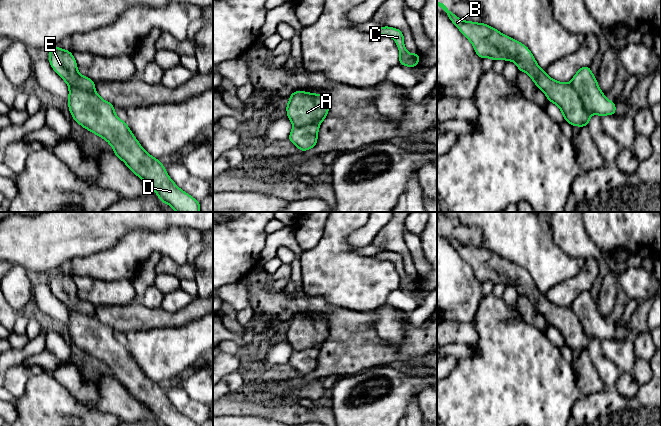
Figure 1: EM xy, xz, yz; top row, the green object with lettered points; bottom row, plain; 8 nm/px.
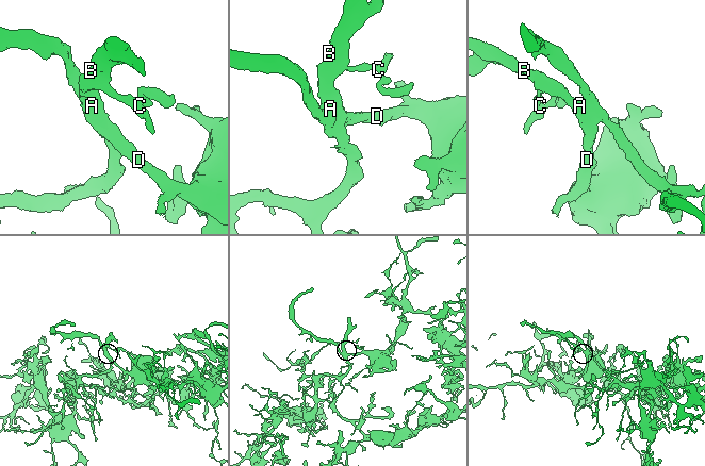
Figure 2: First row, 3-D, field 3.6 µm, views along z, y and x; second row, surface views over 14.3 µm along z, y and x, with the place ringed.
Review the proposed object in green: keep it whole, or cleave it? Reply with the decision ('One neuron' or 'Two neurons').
One neuron

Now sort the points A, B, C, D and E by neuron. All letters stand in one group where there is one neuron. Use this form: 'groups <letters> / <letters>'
groups A B C D E

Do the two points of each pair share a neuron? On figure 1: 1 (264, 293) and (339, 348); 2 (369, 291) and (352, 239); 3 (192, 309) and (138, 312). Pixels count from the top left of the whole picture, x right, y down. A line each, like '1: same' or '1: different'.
1: same
2: different
3: same

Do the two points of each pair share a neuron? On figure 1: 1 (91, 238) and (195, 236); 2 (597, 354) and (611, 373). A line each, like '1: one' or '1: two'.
1: two
2: one

